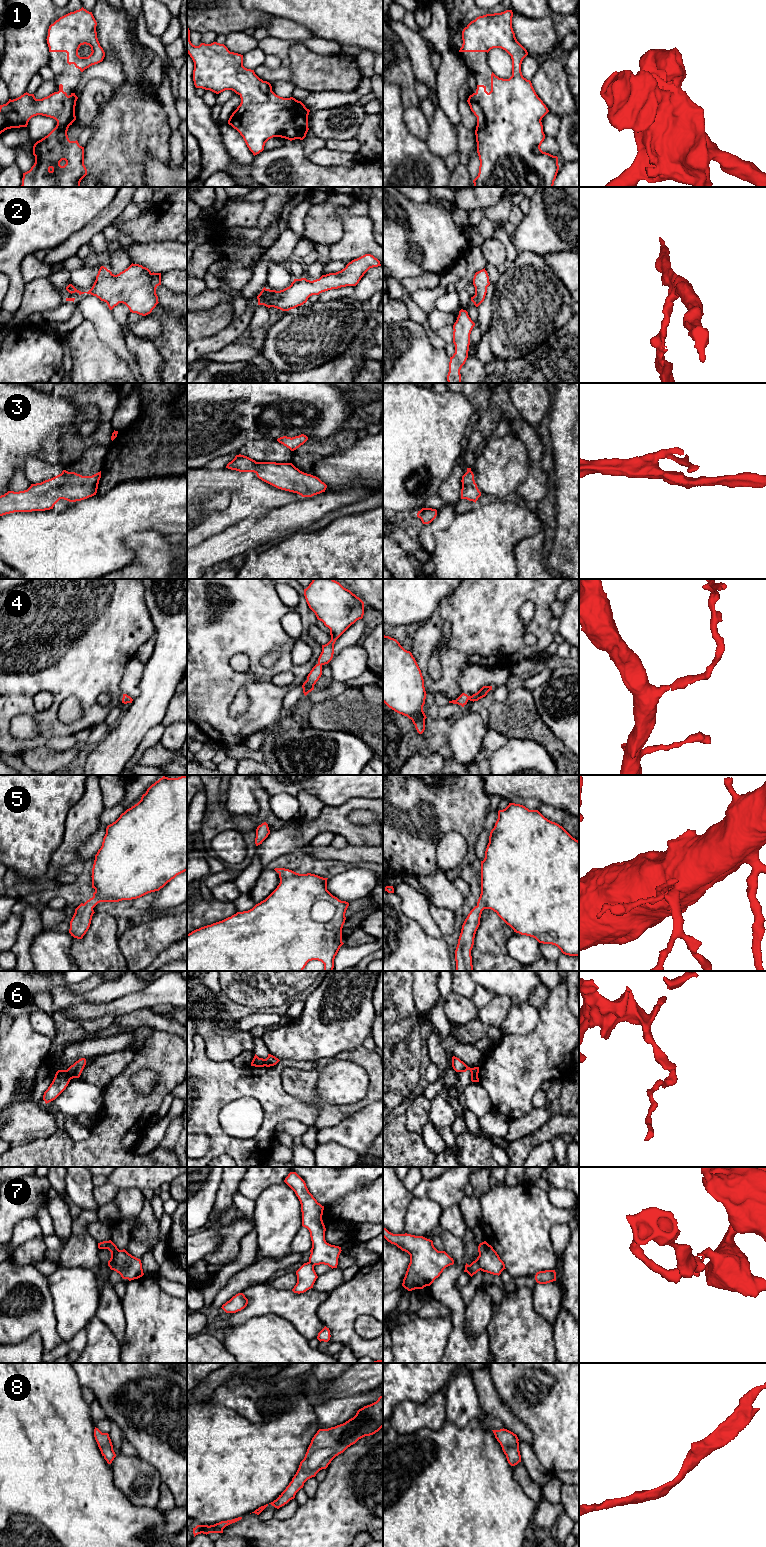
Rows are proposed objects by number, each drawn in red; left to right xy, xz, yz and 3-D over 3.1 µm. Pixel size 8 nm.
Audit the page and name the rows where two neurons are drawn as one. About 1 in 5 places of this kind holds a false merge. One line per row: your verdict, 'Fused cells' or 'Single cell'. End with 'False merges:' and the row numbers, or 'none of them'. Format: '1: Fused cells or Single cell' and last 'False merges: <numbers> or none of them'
1: Single cell
2: Single cell
3: Single cell
4: Single cell
5: Single cell
6: Fused cells
7: Fused cells
8: Single cell
False merges: 6, 7

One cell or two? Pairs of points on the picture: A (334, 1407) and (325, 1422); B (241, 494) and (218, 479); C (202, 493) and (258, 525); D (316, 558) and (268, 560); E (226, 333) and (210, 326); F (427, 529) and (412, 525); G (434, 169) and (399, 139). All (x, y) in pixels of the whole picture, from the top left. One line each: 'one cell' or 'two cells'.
A: one cell
B: one cell
C: two cells
D: one cell
E: two cells
F: two cells
G: one cell

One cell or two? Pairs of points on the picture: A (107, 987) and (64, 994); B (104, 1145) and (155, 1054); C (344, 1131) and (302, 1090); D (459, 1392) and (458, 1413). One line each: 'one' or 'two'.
A: one
B: one
C: two
D: one

